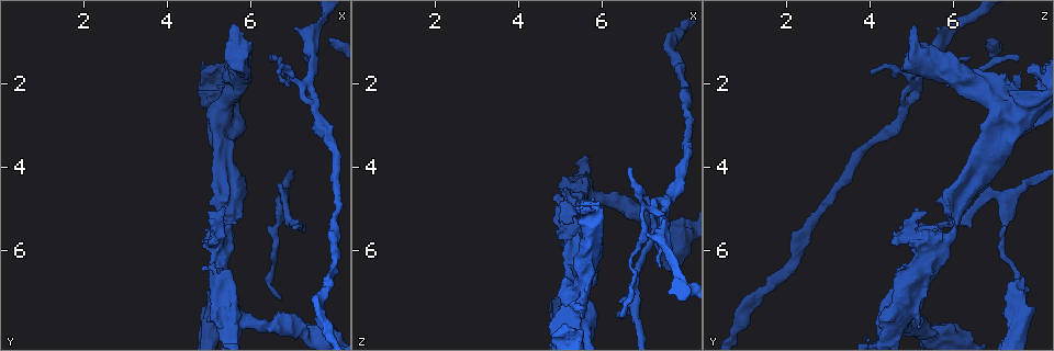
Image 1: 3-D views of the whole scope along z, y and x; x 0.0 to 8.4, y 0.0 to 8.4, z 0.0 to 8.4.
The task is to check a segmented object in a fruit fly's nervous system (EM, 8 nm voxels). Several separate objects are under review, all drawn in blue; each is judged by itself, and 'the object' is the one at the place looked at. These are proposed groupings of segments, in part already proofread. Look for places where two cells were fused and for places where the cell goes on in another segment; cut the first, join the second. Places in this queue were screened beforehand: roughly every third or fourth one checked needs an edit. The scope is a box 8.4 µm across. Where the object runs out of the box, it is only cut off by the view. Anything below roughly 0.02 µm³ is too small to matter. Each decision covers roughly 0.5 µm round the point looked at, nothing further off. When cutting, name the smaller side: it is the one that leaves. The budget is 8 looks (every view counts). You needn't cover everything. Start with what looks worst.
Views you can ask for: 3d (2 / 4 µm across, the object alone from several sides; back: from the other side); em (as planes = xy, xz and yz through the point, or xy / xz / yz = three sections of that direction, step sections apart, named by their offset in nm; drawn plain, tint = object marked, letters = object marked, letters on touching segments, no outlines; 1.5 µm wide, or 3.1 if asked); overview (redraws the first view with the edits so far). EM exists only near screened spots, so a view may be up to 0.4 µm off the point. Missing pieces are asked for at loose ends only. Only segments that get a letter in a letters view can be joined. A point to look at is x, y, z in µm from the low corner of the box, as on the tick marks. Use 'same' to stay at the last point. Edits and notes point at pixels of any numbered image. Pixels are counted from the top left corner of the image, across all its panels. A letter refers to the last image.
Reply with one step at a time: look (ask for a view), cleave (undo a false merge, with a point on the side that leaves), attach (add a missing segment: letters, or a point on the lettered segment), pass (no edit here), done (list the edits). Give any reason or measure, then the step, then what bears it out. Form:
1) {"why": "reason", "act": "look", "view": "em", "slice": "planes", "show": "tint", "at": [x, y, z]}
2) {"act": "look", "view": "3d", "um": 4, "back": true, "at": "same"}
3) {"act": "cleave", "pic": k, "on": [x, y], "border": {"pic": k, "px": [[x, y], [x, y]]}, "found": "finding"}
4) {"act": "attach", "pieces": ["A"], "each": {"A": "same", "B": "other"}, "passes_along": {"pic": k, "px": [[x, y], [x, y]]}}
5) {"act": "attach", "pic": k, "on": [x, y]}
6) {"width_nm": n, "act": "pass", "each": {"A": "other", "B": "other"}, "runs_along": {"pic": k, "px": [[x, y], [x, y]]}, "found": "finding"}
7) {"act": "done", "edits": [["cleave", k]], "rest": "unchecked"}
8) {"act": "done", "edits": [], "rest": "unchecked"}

{"why": "abrupt turn", "act": "look", "view": "em", "slice": "xz", "step": 4, "show": "letters", "at": [5.30, 5.95, 5.35]}

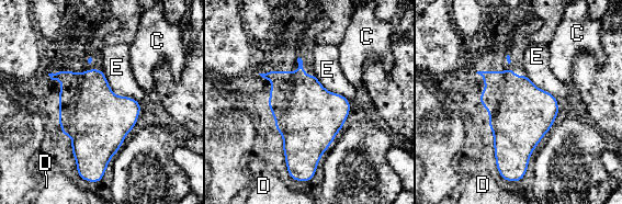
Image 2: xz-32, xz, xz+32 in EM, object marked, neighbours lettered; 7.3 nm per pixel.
{"act": "pass", "each": {"C": "other", "D": "other", "E": "other"}, "found": "continuous, no second cell"}

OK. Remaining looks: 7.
{"why": "end of a long branch", "act": "look", "view": "em", "slice": "xy", "step": 4, "show": "tint", "at": [7.10, 5.45, 4.65]}

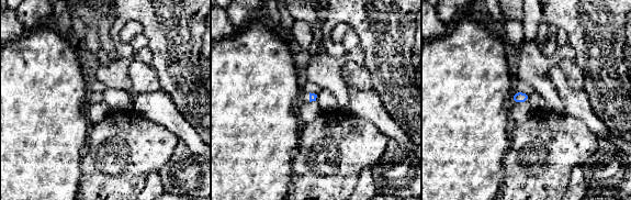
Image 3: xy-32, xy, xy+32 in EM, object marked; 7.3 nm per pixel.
{"why": "cut it another way", "act": "look", "view": "em", "slice": "planes", "show": "letters", "at": "same"}

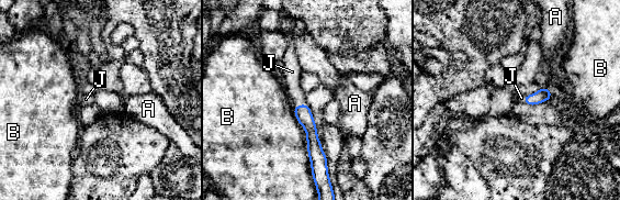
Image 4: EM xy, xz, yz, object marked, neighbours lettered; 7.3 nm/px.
{"width_nm": 90, "act": "attach", "pieces": ["J"], "each": {"A": "other", "B": "other", "J": "same"}, "found": "the cell continues"}

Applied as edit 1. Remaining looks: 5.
{"why": "free end", "act": "look", "view": "em", "slice": "planes", "show": "letters", "at": [7.35, 1.30, 6.40]}

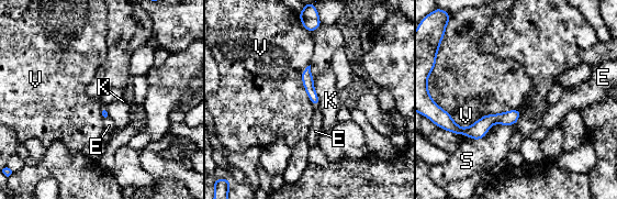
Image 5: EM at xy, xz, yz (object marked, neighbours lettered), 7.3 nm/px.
{"act": "pass", "each": {"E": "other", "K": "other", "S": "other", "V": "other"}, "runs_along": {"pic": 5, "px": [[517, 112], [464, 132]]}, "found": "none of them fits"}

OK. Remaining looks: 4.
{"act": "done", "edits": [["attach", 4]], "rest": "unchecked"}

